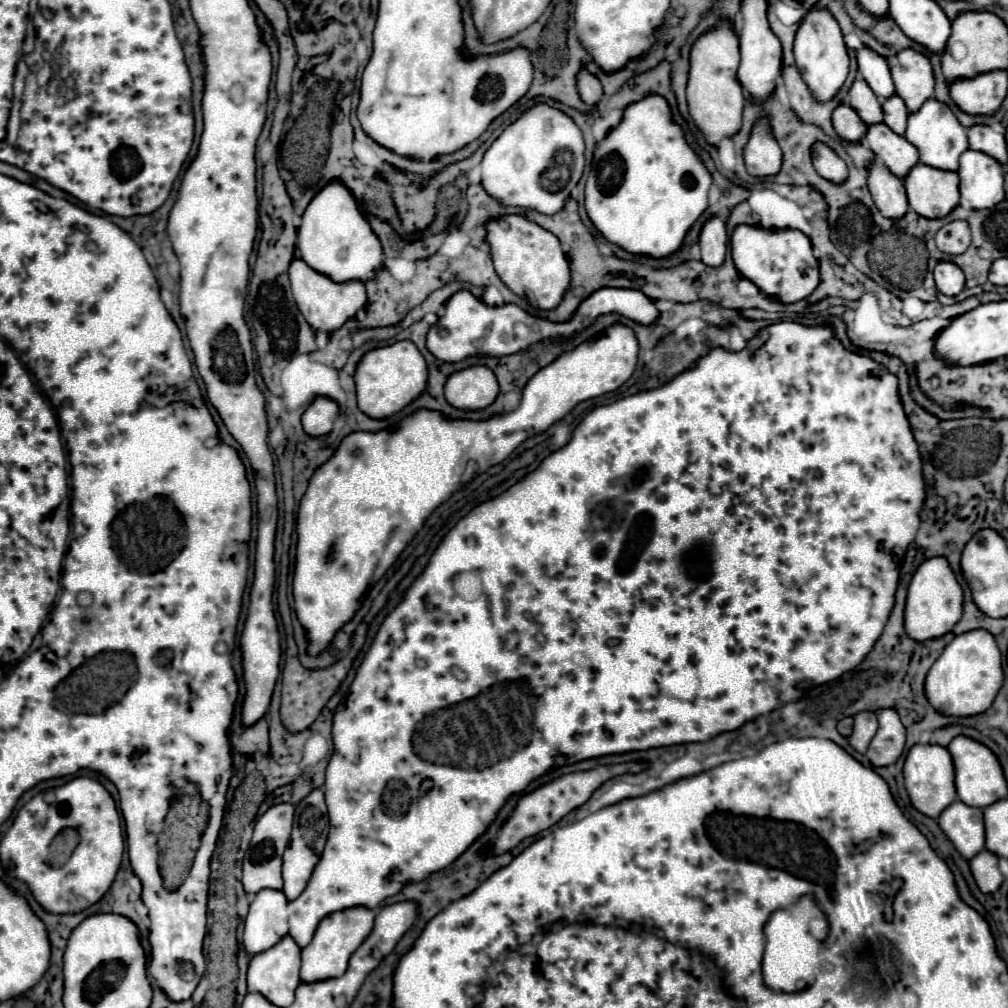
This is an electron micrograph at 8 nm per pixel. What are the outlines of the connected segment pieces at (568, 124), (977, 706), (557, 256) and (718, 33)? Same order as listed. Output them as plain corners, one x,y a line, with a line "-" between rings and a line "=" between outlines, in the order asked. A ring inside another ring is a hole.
545,103
531,107
511,123
481,161
481,185
503,207
525,207
545,215
563,209
585,167
585,143
579,127
=
975,629
965,635
957,635
957,639
953,639
933,663
929,675
925,677
925,697
941,715
969,717
983,713
993,703
1001,683
1001,651
989,631
=
505,215
505,219
497,219
497,223
489,227
487,243
491,247
497,275
515,295
545,311
555,309
563,301
571,283
571,273
561,243
553,233
545,231
533,221
527,221
521,215
=
721,21
715,31
701,35
691,49
691,69
687,83
689,113
709,145
719,145
723,139
733,137
741,129
745,97
741,85
737,83
737,67
739,43
729,21

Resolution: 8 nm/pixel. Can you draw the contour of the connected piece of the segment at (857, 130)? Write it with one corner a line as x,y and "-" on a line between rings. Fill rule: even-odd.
839,105
833,111
833,127
837,131
837,135
847,141
847,143
859,143
867,131
867,125
859,119
859,115
847,107
847,105

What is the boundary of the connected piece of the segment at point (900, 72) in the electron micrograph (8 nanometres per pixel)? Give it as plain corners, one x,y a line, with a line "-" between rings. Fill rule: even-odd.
913,49
897,53
899,63
891,67
895,81
895,93
905,101
909,113
921,109
921,105
933,97
933,71
929,59

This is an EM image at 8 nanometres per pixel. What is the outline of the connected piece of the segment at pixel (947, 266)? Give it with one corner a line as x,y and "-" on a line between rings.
939,263
935,267
935,283
943,295
955,297
965,287
965,275
955,263

